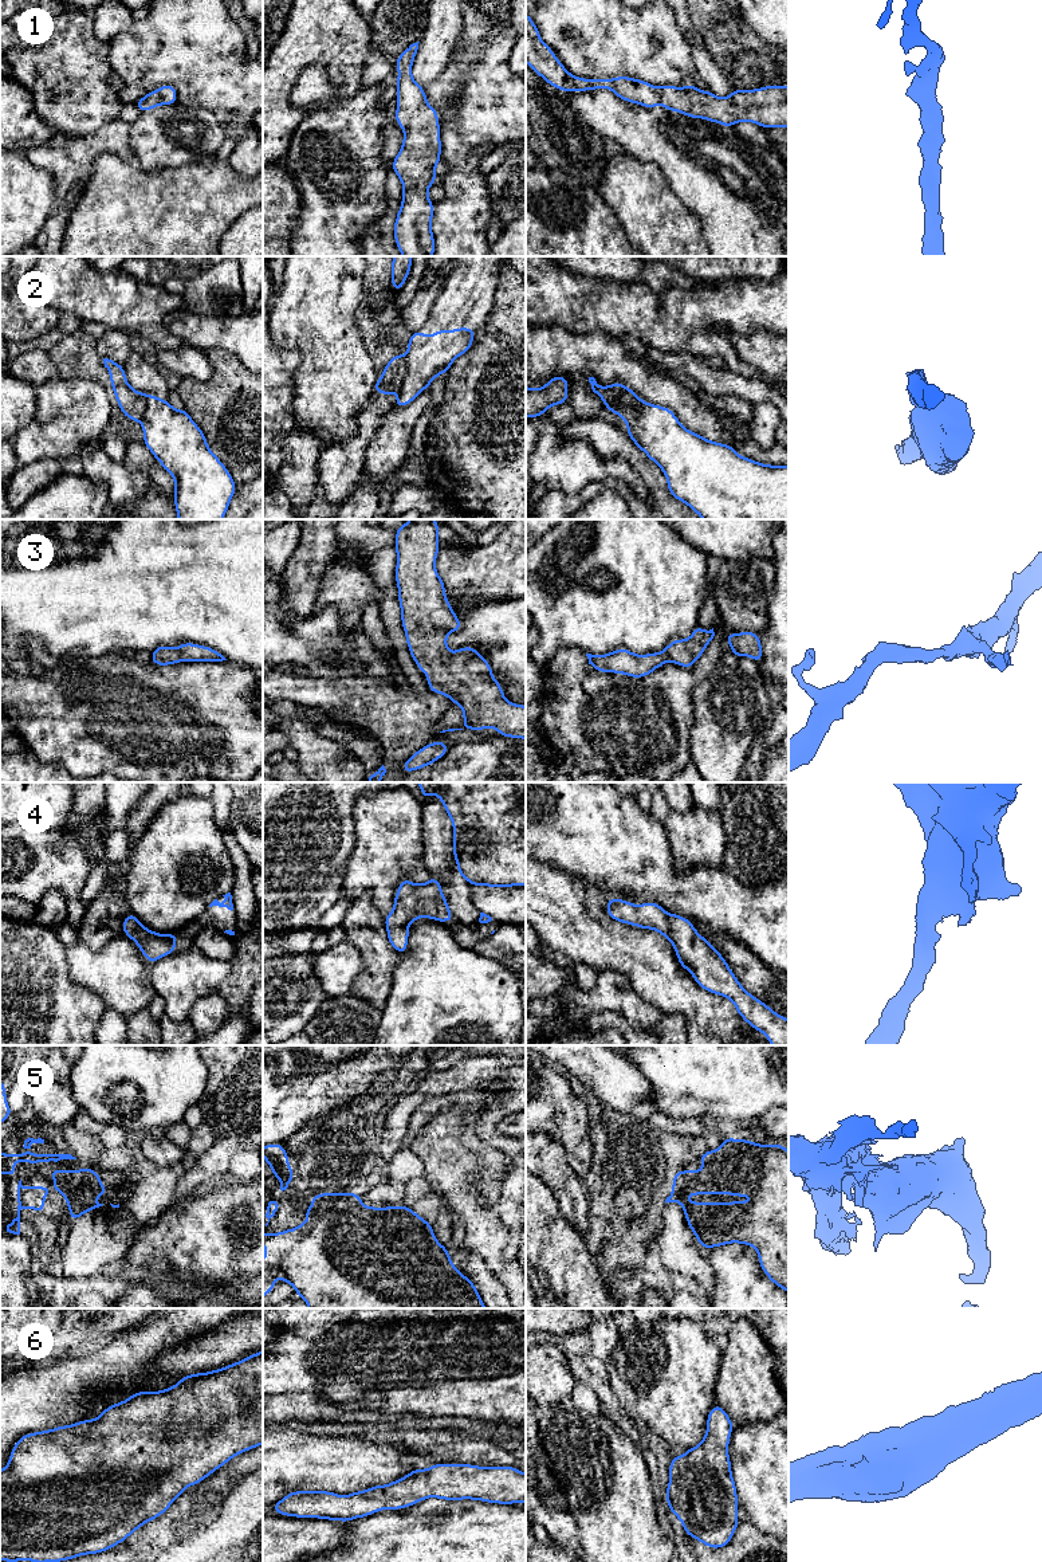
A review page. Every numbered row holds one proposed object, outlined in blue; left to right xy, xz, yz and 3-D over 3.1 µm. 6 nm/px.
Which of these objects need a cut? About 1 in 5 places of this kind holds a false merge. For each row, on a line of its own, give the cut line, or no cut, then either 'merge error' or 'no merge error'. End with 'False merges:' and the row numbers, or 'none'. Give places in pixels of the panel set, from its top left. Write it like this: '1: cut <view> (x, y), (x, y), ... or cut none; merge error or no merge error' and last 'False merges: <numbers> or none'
1: cut none; no merge error
2: cut yz (605, 405), (629, 403), (634, 408), (640, 408); merge error
3: cut none; no merge error
4: cut none; no merge error
5: cut xz (361, 1199), (346, 1211), (334, 1205), (307, 1228), (299, 1227); merge error
6: cut none; no merge error
False merges: 2, 5

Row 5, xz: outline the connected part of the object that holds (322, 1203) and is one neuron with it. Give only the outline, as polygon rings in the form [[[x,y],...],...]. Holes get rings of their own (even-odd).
[[[319,1193],[311,1196],[312,1205],[304,1209],[307,1220],[302,1222],[299,1227],[302,1229],[308,1229],[319,1216],[331,1210],[335,1205],[342,1212],[347,1212],[359,1200],[361,1196],[358,1193]]]

